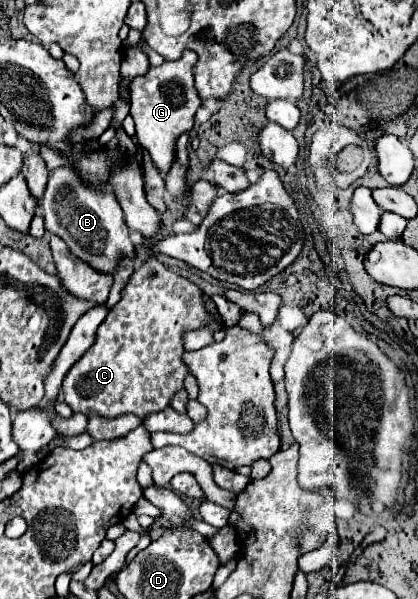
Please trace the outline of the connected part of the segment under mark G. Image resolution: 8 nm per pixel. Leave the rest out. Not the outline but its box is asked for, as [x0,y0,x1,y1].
[131,50,201,174]

